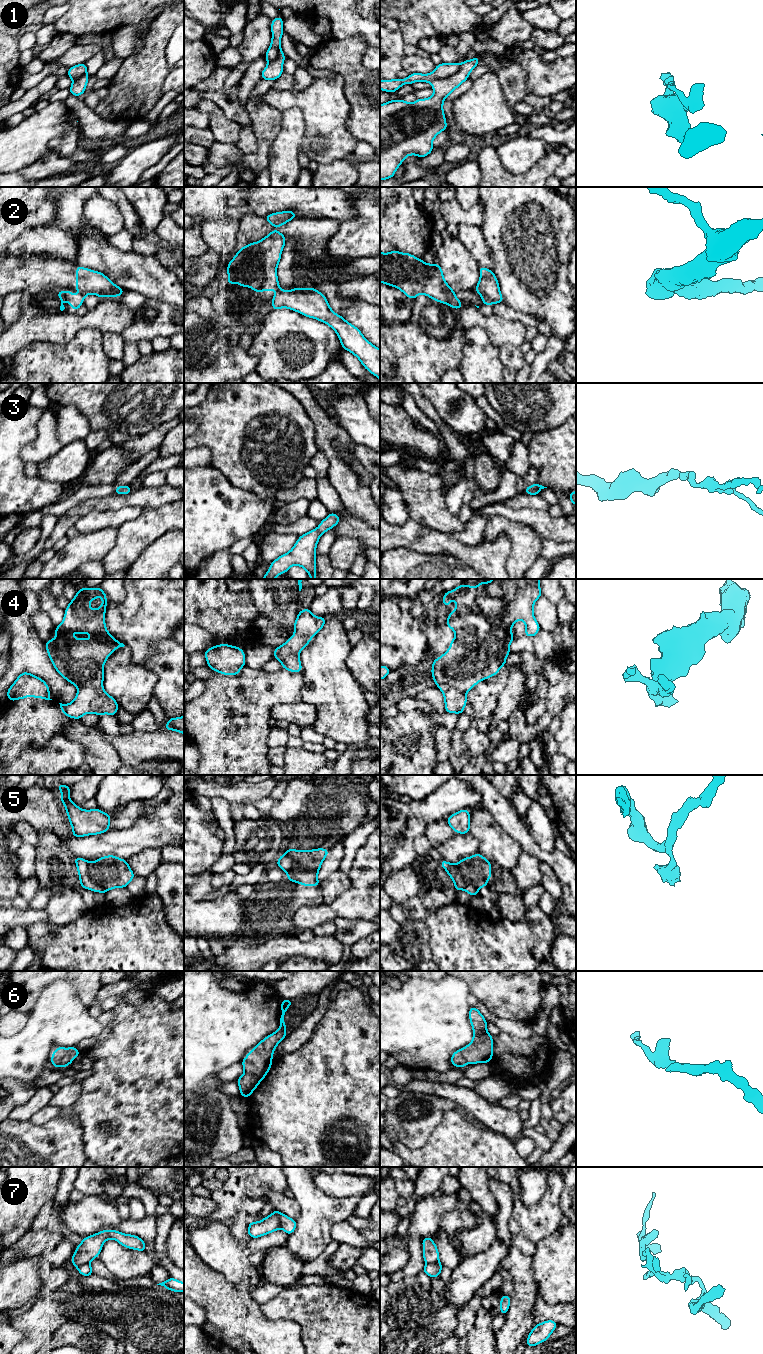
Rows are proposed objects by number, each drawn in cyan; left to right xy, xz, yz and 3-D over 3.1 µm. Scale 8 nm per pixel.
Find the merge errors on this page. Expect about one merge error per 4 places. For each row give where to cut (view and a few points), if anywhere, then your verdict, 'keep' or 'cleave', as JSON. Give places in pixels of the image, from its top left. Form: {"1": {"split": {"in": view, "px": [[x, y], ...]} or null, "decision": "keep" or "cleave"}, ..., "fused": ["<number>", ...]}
{"1": {"split": {"in": "yz", "px": [[460, 64], [454, 73], [443, 78], [436, 78], [431, 83]]}, "decision": "cleave"}, "2": {"split": {"in": "yz", "px": [[480, 293], [492, 301]]}, "decision": "cleave"}, "3": {"split": null, "decision": "keep"}, "4": {"split": {"in": "yz", "px": [[438, 685], [452, 685], [465, 694]]}, "decision": "cleave"}, "5": {"split": {"in": "xz", "px": [[284, 854], [306, 867]]}, "decision": "cleave"}, "6": {"split": null, "decision": "keep"}, "7": {"split": {"in": "xz", "px": [[278, 1212], [280, 1227]]}, "decision": "cleave"}, "fused": ["1", "2", "4", "5", "7"]}

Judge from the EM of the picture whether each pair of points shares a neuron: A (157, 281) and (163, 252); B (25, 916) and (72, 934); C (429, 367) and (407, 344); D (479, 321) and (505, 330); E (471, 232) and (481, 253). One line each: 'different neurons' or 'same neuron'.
A: different neurons
B: different neurons
C: same neuron
D: same neuron
E: same neuron

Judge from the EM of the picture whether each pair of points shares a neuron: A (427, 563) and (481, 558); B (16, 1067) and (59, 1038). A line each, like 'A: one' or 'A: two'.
A: two
B: one

